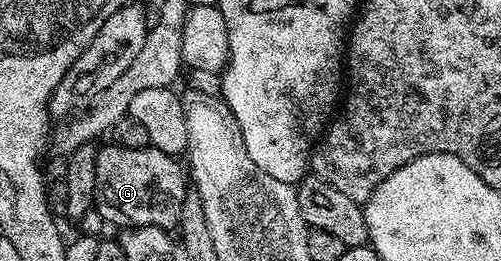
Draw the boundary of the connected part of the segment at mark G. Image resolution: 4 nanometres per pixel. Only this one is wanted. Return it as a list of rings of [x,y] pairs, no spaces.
[[[112,142],[106,144],[106,148],[98,147],[95,158],[96,215],[120,226],[176,229],[187,191],[187,172],[182,161],[152,146],[128,148]]]

